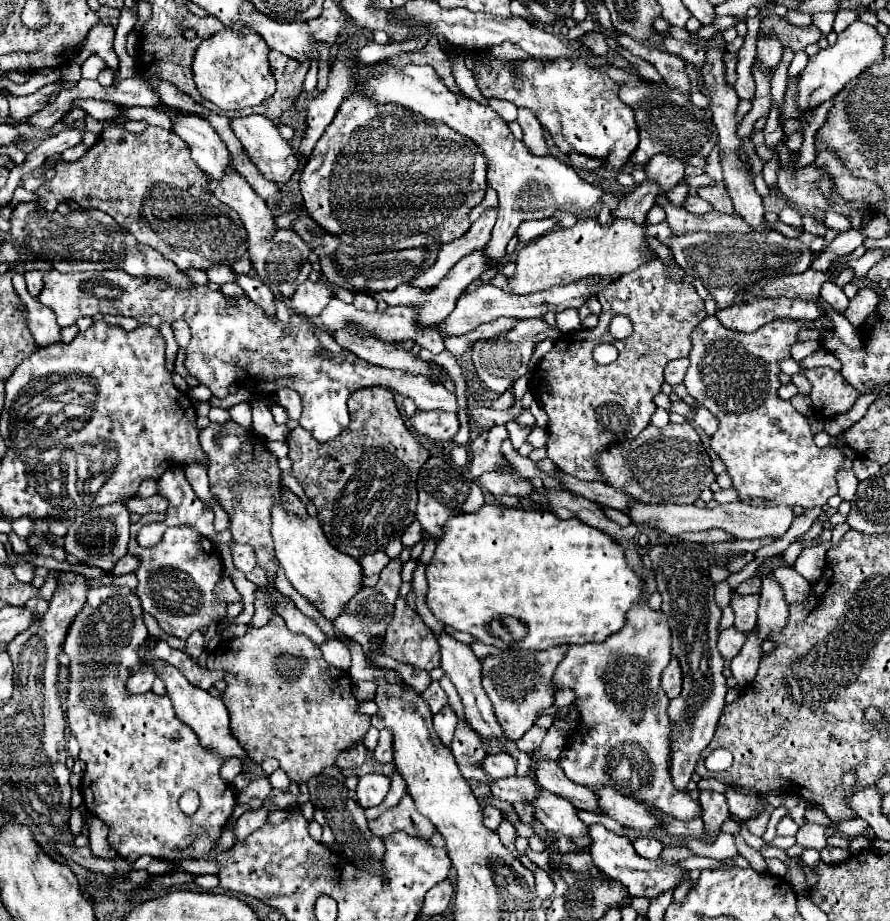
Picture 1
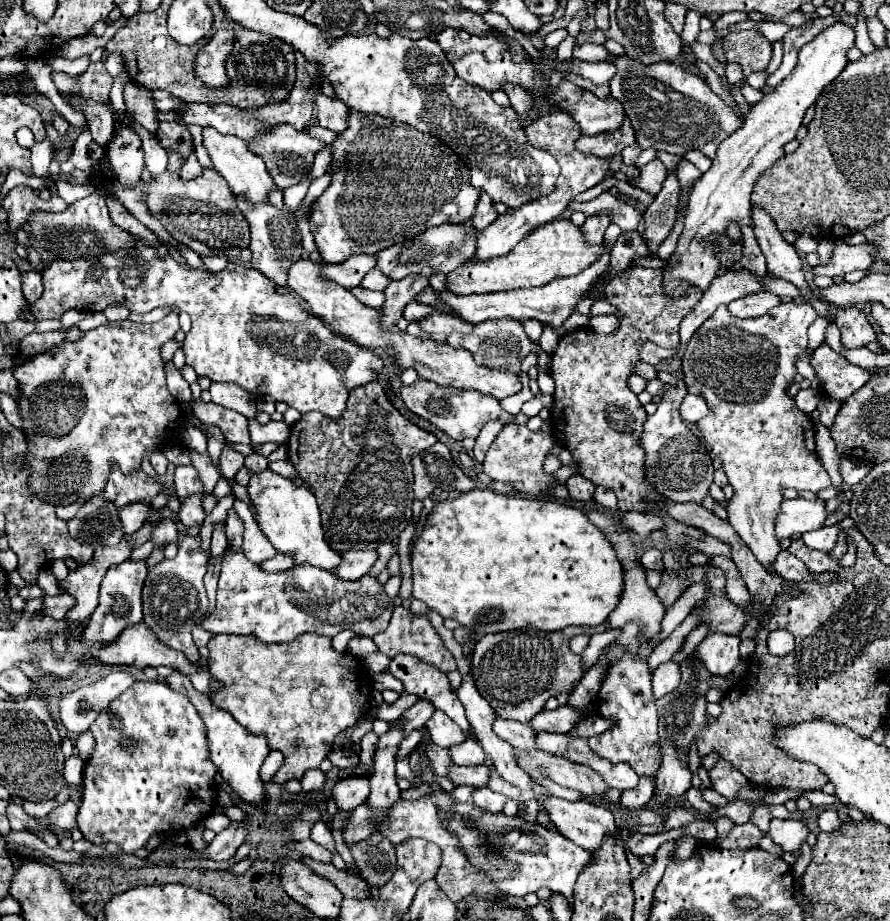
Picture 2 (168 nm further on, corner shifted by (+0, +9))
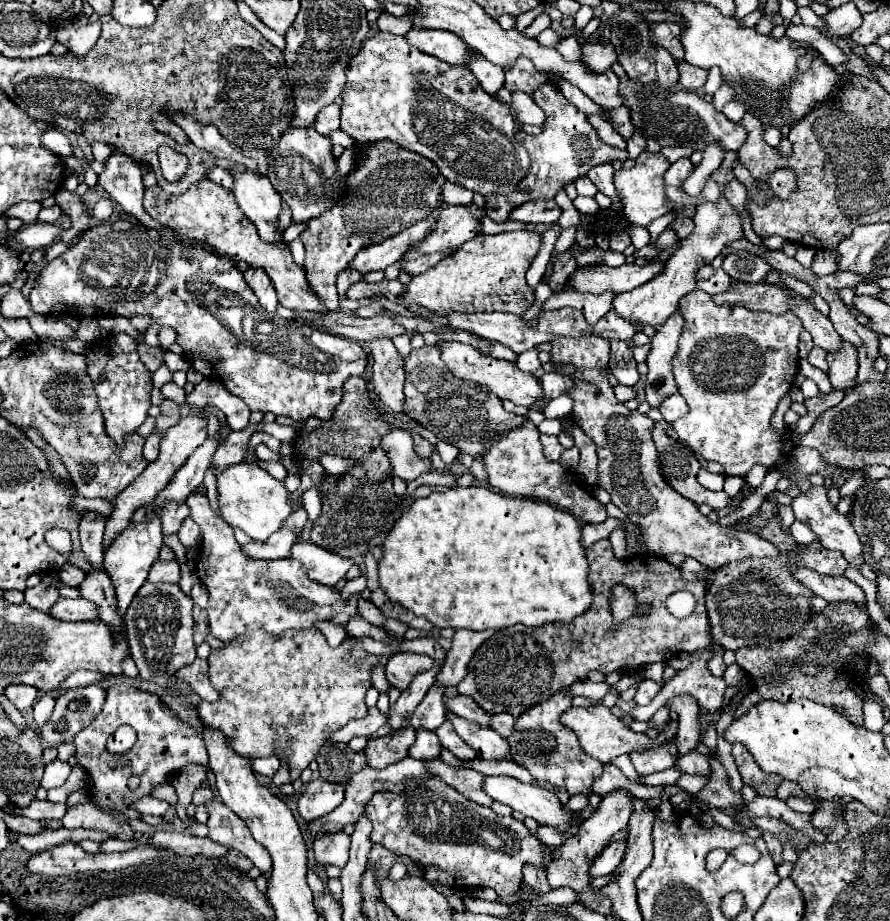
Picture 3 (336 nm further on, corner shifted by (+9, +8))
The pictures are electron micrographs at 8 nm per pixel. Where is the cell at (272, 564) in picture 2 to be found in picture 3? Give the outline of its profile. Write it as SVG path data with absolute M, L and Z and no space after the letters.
M294 543L292 547L292 559L306 565L308 576L316 583L322 585L338 585L338 581L344 579L348 569L354 565L354 561L348 561L346 557L336 557L322 547L314 543Z

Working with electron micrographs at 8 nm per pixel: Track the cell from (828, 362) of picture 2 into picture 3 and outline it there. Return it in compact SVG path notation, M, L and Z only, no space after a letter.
M814 347L814 349L810 351L810 355L808 355L808 363L814 365L814 367L818 367L820 371L828 373L828 361L826 361L826 351L824 351L824 349Z

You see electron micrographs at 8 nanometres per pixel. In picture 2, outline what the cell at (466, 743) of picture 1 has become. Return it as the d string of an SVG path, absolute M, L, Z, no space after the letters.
M409 654L395 656L389 664L389 672L403 682L409 694L431 700L435 708L443 708L443 712L453 716L453 720L461 726L461 730L469 734L469 722L465 718L465 708L461 708L459 698L451 692L451 684L445 672Z

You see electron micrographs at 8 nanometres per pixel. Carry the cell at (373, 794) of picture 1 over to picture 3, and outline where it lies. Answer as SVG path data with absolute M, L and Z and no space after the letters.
M314 779L306 785L306 791L298 801L298 811L306 821L314 821L334 811L342 801L344 801L342 785L324 779Z

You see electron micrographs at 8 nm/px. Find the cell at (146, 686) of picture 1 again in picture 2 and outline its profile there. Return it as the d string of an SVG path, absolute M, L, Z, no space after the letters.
M111 672L95 684L65 694L59 704L63 726L71 734L83 734L91 728L101 712L109 710L109 702L125 692L133 682L135 680L129 672Z

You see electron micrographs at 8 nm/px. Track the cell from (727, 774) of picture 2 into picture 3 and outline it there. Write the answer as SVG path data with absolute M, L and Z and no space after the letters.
M690 751L680 757L680 771L690 773L690 775L700 775L700 777L712 777L712 767L710 767L710 755L702 755L698 751Z

